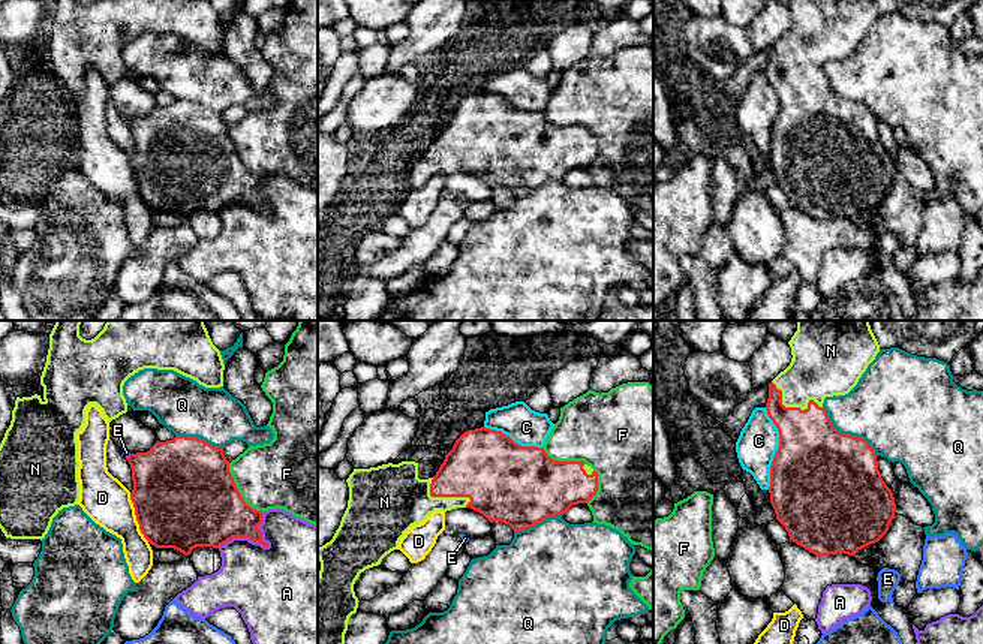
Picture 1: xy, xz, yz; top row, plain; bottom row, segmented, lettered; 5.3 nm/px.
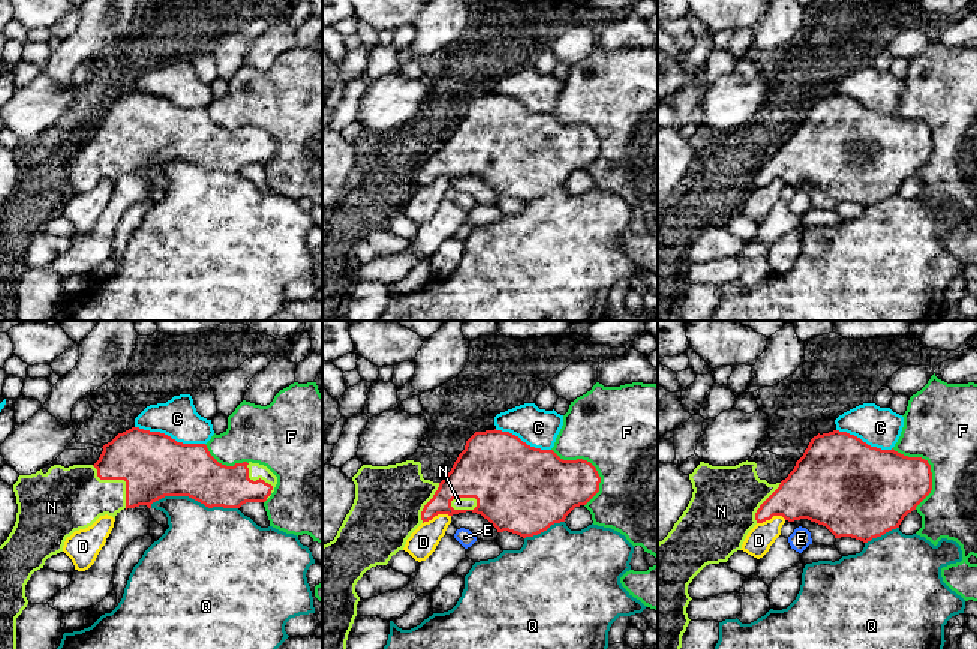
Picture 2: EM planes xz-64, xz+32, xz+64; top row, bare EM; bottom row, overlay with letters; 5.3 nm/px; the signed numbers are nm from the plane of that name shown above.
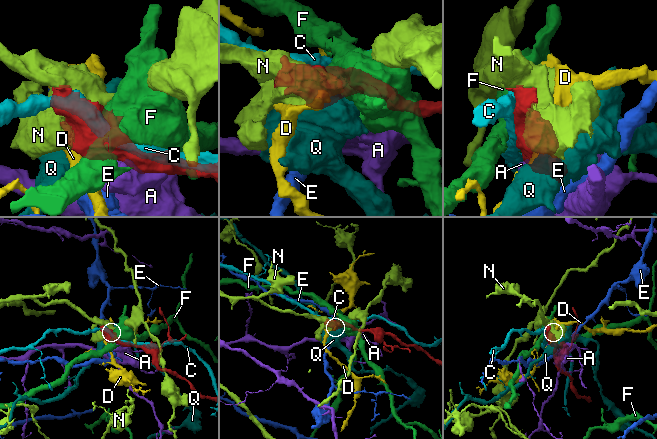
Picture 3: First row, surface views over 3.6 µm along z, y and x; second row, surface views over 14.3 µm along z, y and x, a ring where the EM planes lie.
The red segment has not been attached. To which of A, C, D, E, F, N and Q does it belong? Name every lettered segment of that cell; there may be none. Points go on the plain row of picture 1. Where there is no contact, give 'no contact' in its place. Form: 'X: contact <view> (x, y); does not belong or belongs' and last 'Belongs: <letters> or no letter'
A: contact xy (252, 204); does not belong
C: contact yz (778, 113); does not belong
D: contact xy (137, 181); does not belong
E: contact xy (128, 120); does not belong
F: contact xy (239, 156); does not belong
N: contact yz (791, 72); belongs
Q: contact yz (847, 99); does not belong
Belongs: N

